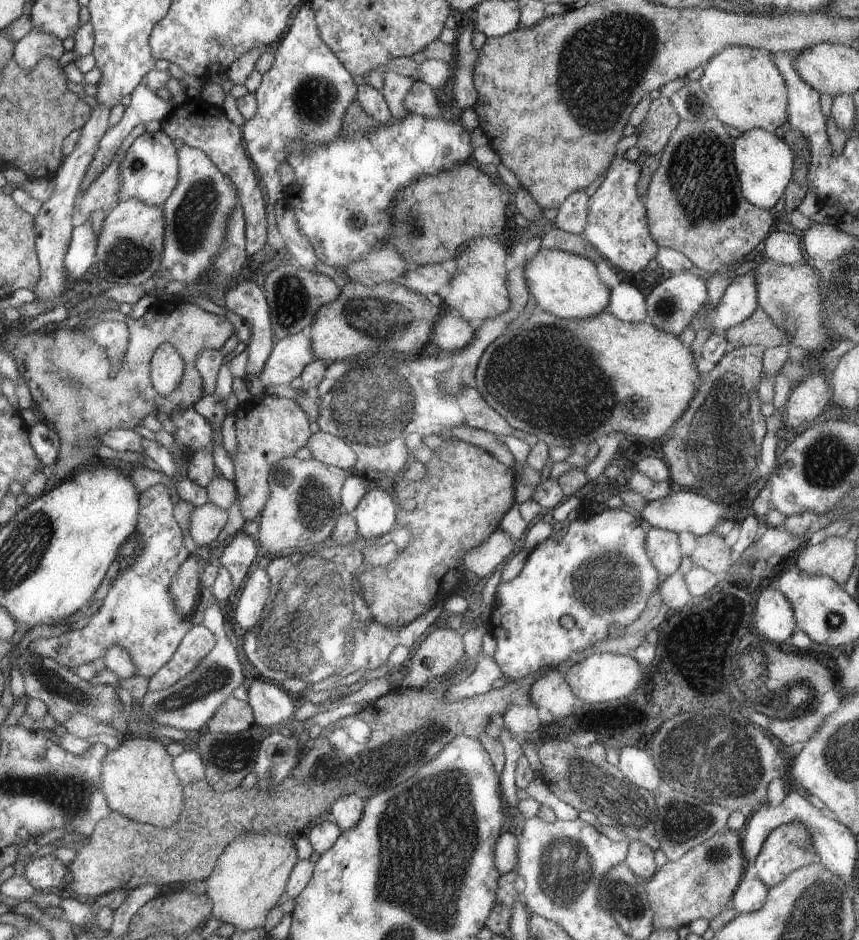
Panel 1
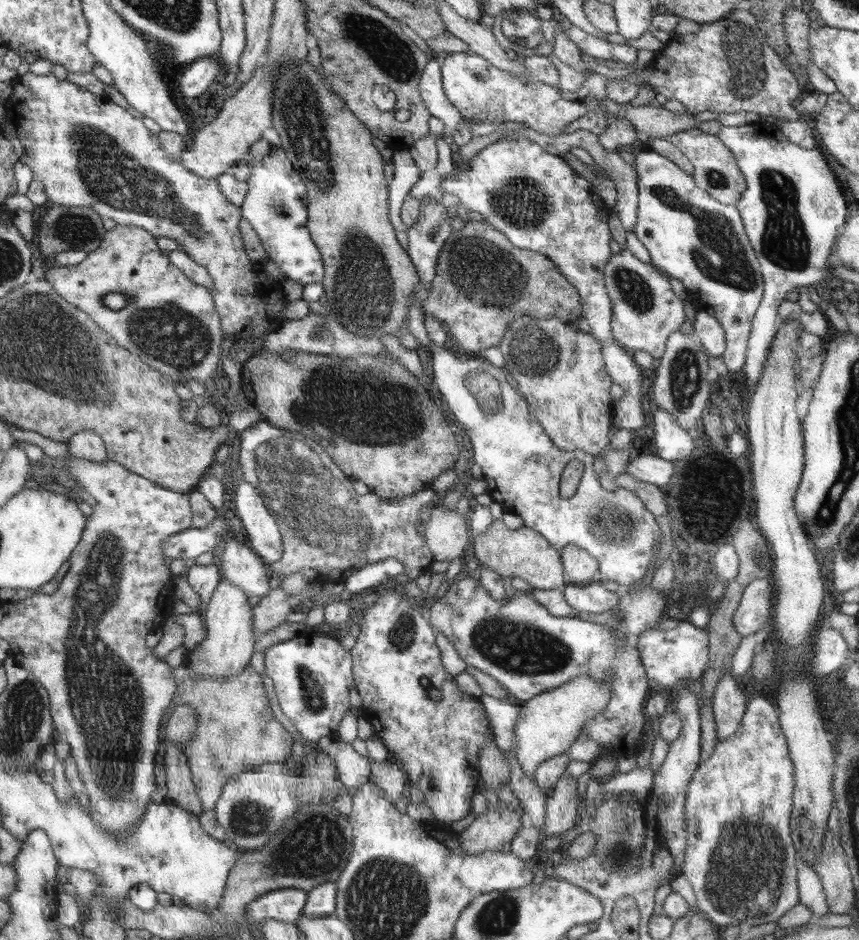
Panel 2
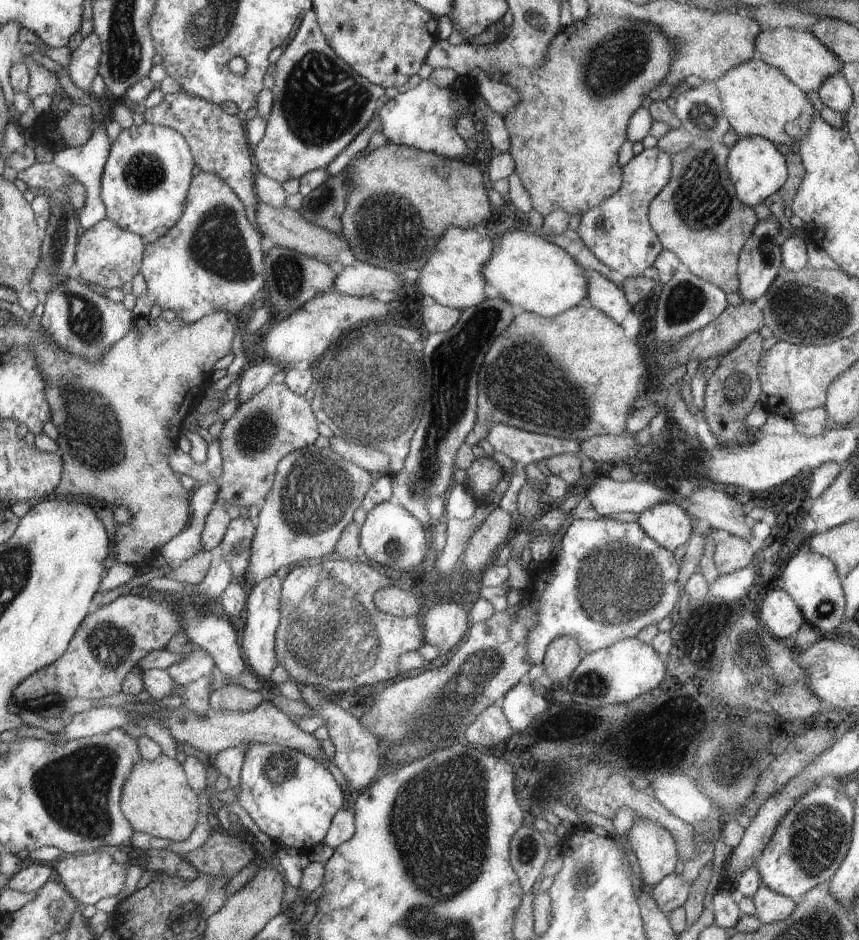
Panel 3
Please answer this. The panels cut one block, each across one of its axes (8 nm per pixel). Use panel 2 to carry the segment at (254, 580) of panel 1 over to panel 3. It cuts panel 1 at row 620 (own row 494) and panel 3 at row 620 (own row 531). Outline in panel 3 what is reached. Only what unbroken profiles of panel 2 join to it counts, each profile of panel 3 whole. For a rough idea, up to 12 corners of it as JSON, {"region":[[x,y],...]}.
{"region":[[281,581],[257,583],[247,598],[242,653],[257,678],[277,667]]}

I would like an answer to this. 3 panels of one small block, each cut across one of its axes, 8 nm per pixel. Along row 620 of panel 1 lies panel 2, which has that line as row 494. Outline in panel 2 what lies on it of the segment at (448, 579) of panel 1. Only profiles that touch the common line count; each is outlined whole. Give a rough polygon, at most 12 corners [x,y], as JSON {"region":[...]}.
{"region":[[259,351],[241,388],[382,498],[459,458],[390,353]]}

